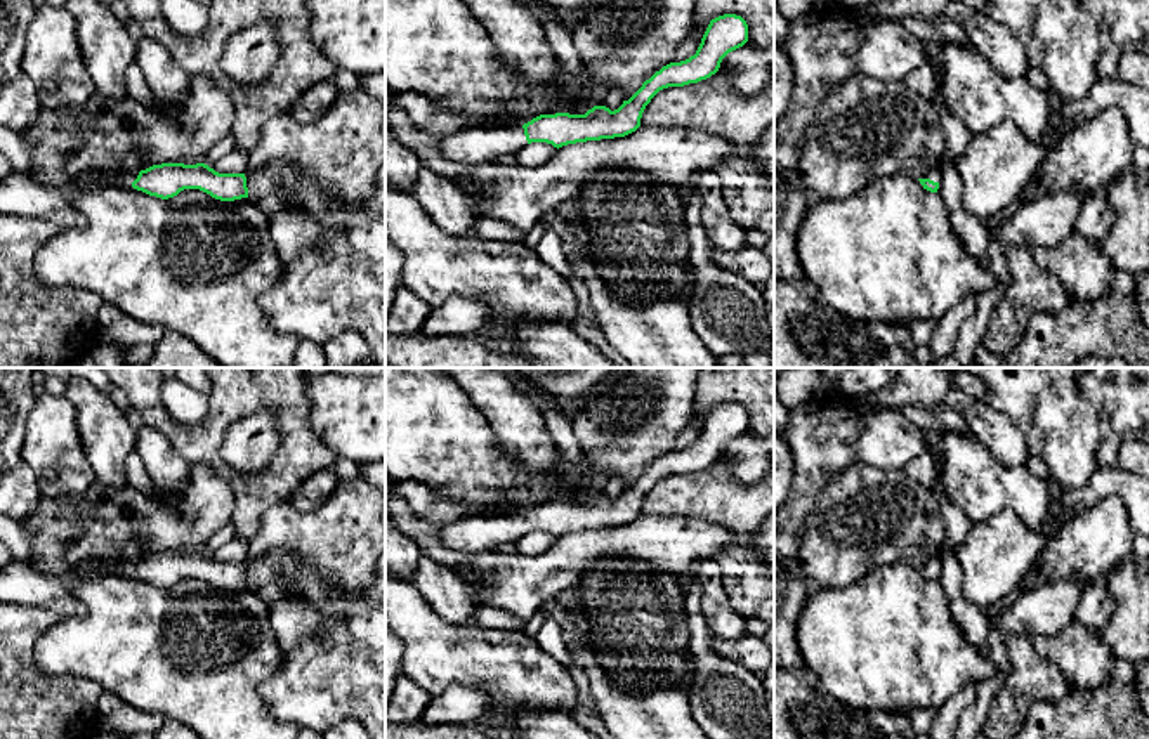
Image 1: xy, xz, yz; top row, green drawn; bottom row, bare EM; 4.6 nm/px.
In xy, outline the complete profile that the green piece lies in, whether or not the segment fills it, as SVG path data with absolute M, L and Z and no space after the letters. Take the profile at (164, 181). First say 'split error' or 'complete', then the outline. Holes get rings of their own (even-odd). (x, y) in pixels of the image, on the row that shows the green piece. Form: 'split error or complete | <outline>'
split error | M161 163L141 172L82 172L69 180L66 193L71 196L106 186L134 187L161 199L174 198L184 189L200 189L220 201L248 198L245 173L219 173L205 163Z

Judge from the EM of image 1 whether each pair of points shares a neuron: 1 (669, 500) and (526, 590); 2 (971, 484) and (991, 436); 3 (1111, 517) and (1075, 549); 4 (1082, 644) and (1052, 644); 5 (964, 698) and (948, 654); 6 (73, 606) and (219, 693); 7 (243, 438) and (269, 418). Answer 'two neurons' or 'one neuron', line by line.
1: two neurons
2: two neurons
3: one neuron
4: one neuron
5: two neurons
6: two neurons
7: one neuron

